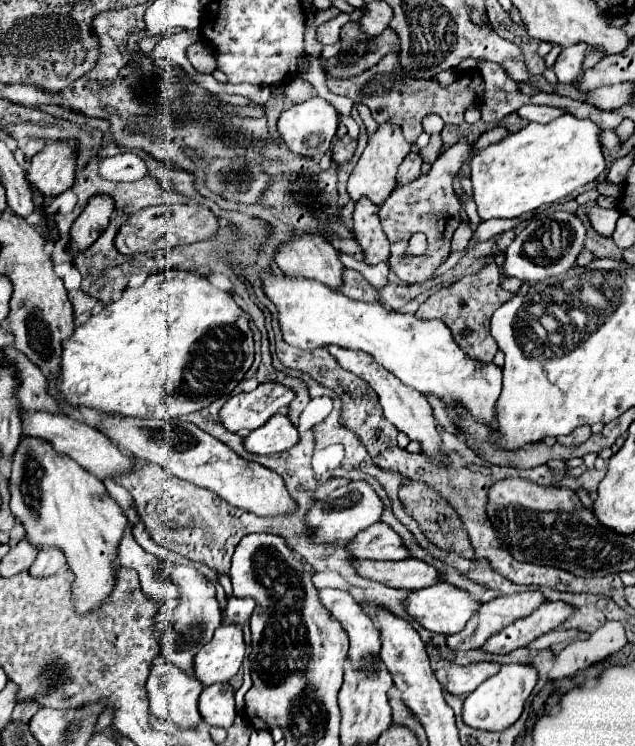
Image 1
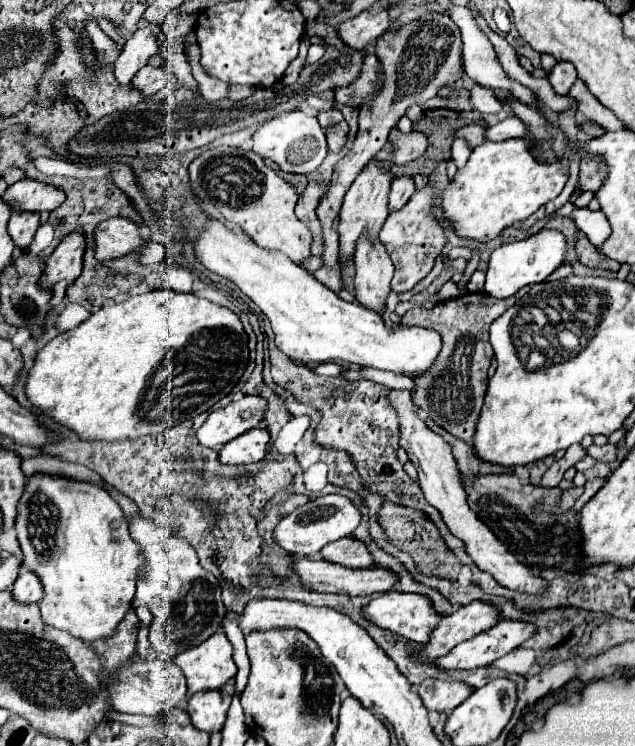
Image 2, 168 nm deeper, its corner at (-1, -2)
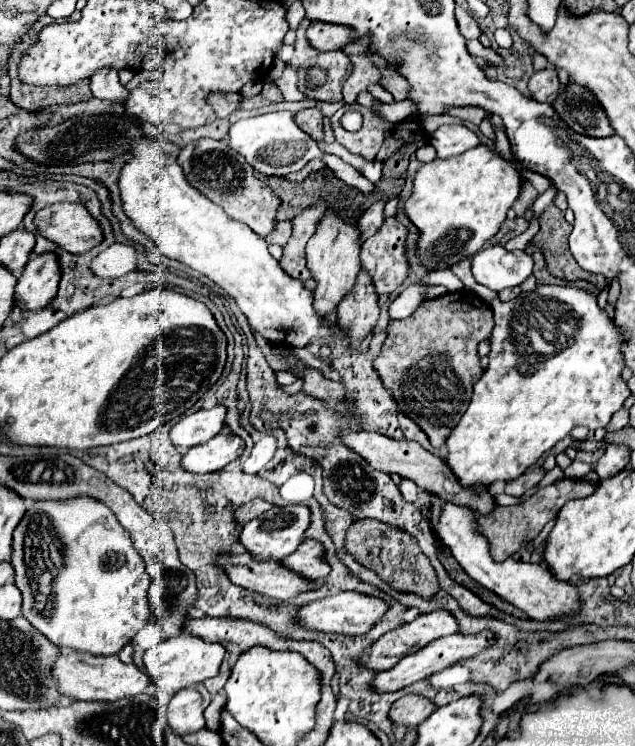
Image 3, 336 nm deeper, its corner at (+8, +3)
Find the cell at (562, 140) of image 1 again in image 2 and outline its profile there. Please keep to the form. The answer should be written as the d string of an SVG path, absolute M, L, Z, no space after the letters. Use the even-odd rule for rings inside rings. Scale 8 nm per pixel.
M506 139L502 143L488 141L476 147L464 169L448 185L442 207L446 217L454 223L463 238L487 242L496 238L504 227L524 221L548 201L556 199L568 181L568 163L536 161L530 143L520 139Z

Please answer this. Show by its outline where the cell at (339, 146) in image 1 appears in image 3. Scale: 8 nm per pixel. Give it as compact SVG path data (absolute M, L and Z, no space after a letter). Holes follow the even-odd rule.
M305 108L305 110L299 110L295 114L295 120L297 120L297 126L301 130L305 130L313 140L321 140L323 136L323 126L321 126L321 112L317 108Z

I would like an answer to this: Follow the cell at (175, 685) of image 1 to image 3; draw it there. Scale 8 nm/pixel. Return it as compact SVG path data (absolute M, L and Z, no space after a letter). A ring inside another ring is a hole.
M61 652L53 662L51 672L57 682L59 694L73 700L115 702L125 696L143 694L153 684L149 680L149 674L139 670L135 664L123 664L117 656L93 656L87 652Z

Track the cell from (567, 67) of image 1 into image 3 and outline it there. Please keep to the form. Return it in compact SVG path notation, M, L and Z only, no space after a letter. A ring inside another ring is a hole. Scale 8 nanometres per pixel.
M545 68L545 70L535 72L535 74L529 78L527 88L531 90L531 98L533 98L533 100L537 100L537 102L549 102L549 98L551 98L553 94L557 94L559 88L561 88L555 68Z

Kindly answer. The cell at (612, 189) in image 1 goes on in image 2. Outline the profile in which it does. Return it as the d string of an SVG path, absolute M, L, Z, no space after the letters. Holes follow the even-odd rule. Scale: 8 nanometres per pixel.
M584 153L582 161L580 161L580 181L578 181L578 189L574 191L570 201L576 201L576 197L582 191L598 191L604 181L608 177L608 165L604 161L602 155L594 155L594 153Z

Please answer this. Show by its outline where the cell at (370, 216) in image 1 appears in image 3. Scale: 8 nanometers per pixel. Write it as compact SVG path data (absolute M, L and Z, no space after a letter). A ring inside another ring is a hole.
M359 272L353 292L345 296L337 308L337 324L345 328L345 336L349 342L361 342L373 332L377 318L379 306L373 282L365 272Z

